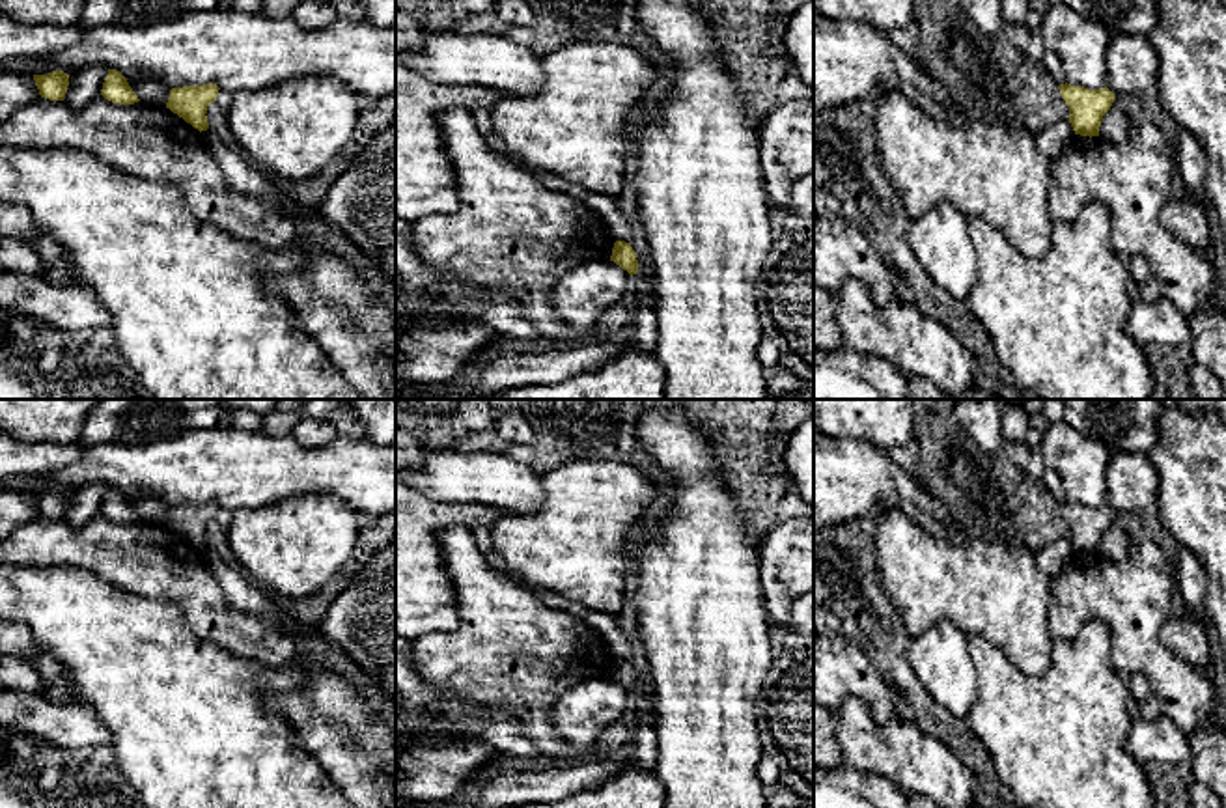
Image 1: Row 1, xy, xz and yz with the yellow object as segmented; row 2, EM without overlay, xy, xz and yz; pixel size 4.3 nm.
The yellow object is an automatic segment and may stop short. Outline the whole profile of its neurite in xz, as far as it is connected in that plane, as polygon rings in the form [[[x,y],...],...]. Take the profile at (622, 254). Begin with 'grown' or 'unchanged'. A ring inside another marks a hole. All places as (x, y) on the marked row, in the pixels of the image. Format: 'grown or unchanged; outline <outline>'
unchanged; outline [[[616,241],[610,261],[620,265],[631,276],[638,272],[638,259],[636,259],[636,252],[633,250],[631,243]]]

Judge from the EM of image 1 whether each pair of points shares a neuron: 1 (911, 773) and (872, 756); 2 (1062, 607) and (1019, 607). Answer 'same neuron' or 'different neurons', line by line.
1: same neuron
2: different neurons

